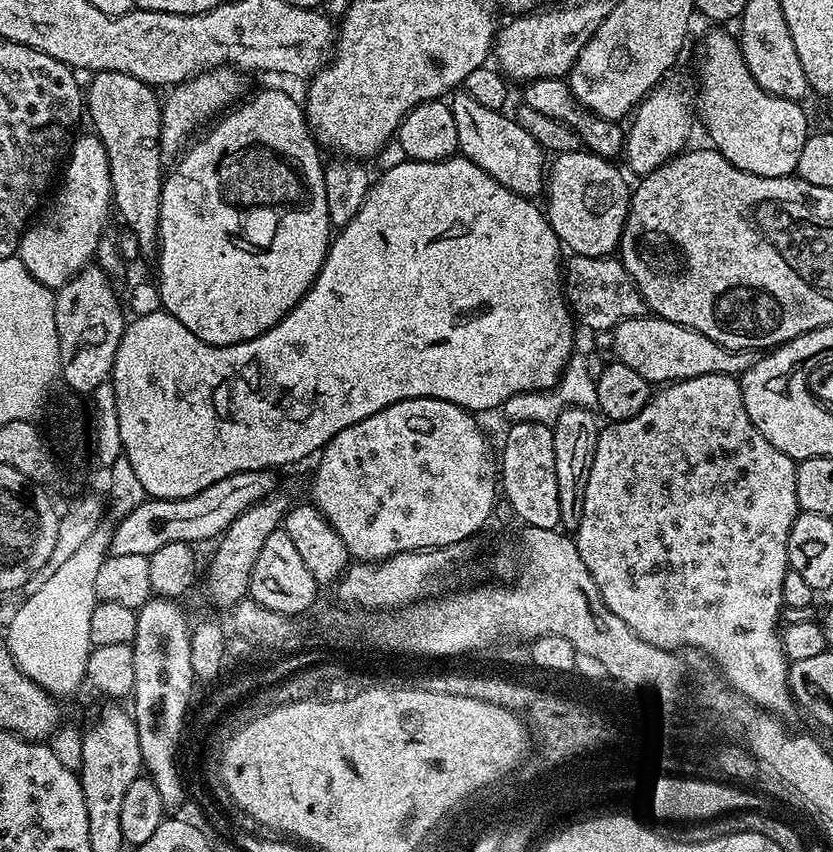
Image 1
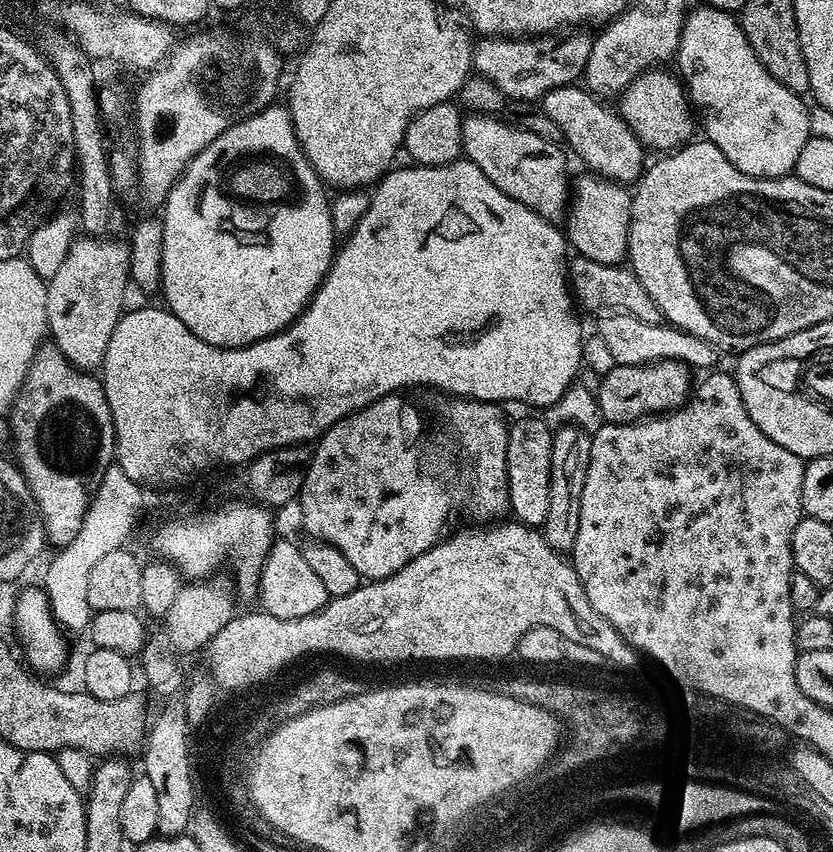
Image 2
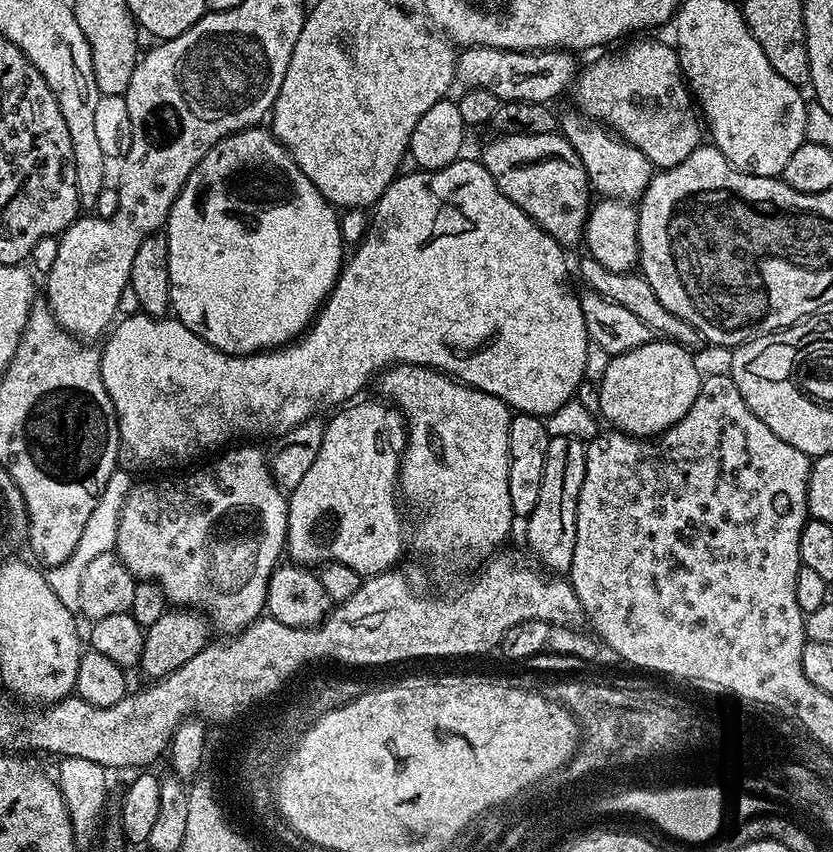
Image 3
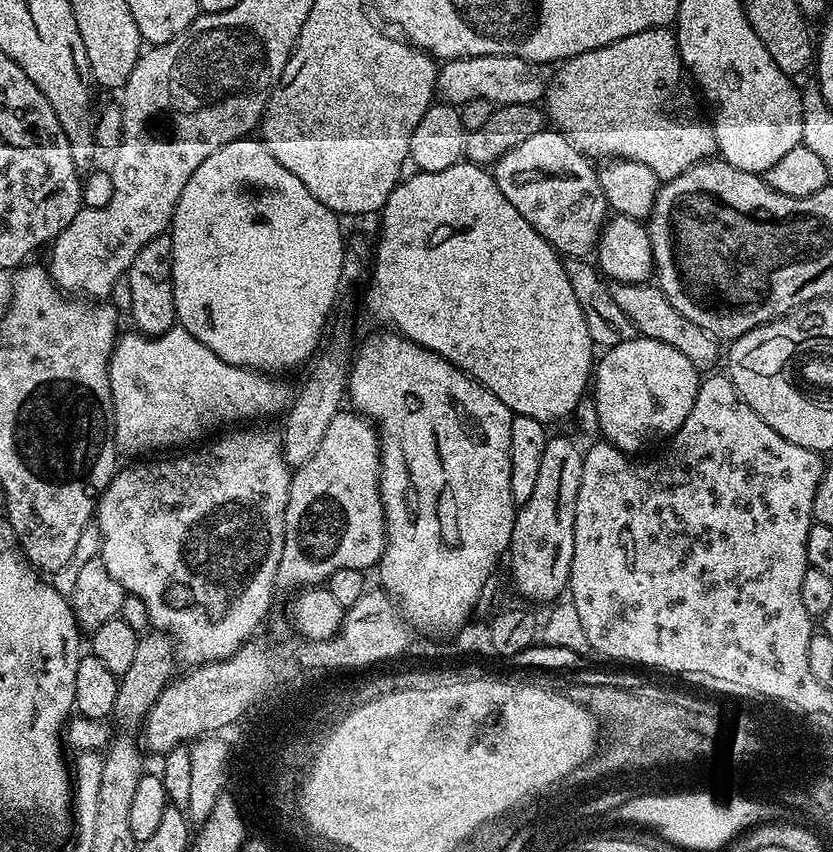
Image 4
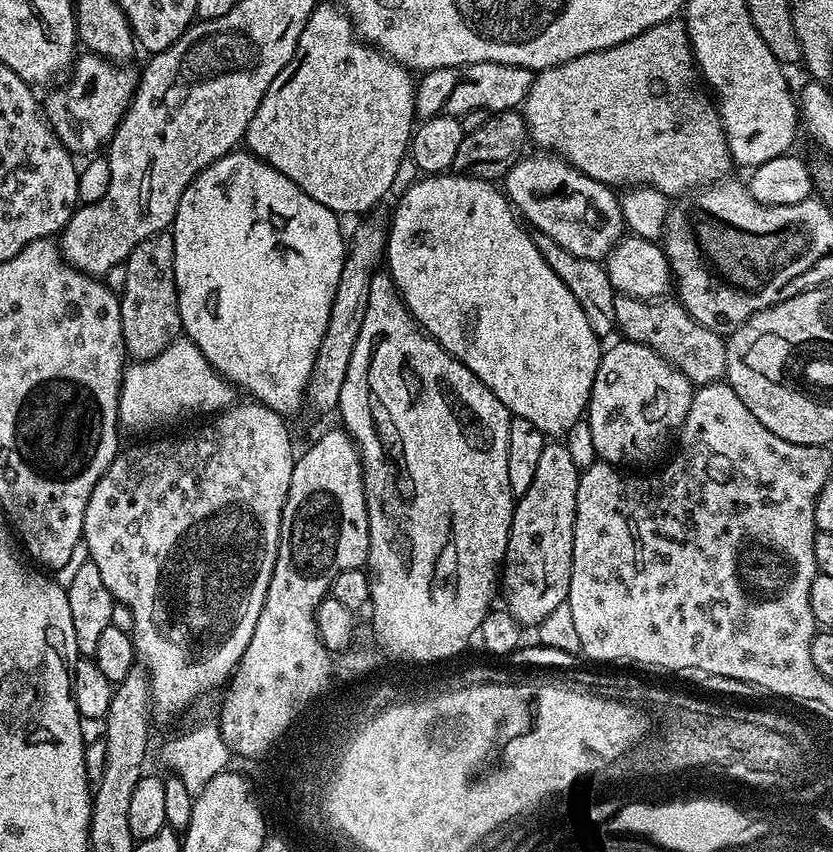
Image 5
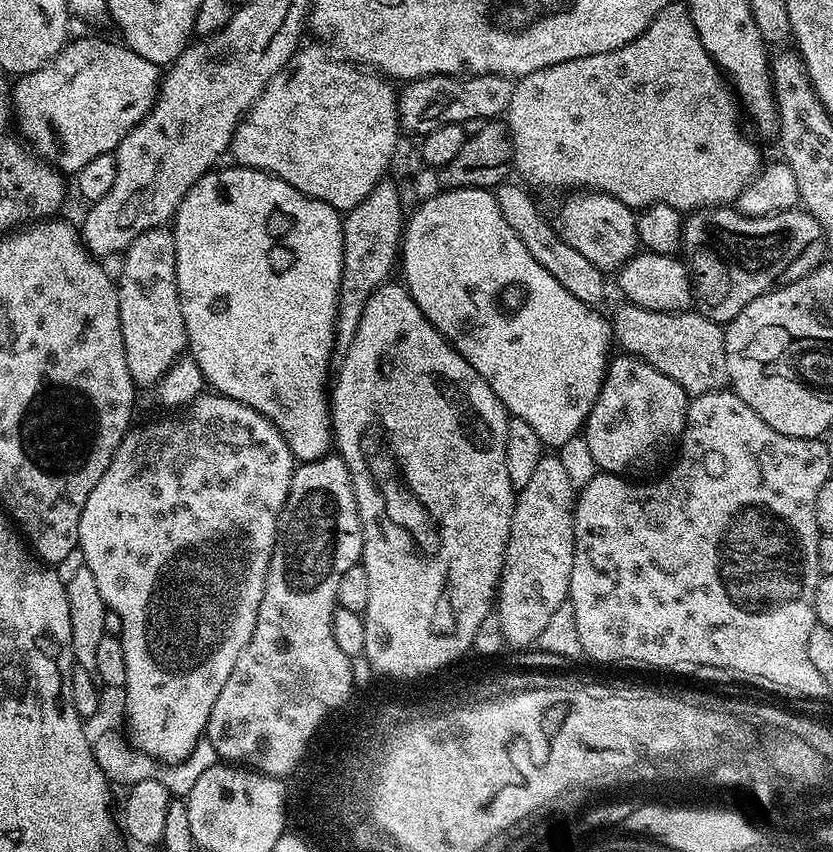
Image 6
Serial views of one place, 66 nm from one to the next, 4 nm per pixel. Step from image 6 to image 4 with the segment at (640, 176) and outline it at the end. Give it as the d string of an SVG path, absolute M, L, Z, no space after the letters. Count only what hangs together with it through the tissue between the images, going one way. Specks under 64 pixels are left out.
M651 28L638 34L614 41L610 46L595 48L563 61L548 81L548 90L542 101L546 116L583 156L600 162L633 160L654 170L654 174L667 182L678 178L690 166L717 155L716 135L711 123L696 105L697 93L686 75L676 49L675 31Z

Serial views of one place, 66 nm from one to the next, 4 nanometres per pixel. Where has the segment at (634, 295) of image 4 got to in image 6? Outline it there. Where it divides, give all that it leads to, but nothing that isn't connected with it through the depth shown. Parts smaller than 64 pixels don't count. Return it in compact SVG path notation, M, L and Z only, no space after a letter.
M621 303L621 308L613 316L610 316L612 338L617 345L620 344L625 353L637 356L639 360L645 360L654 370L662 370L666 378L674 378L682 390L686 390L689 397L710 394L711 392L723 392L729 387L728 367L726 366L726 346L724 345L724 328L721 325L710 322L710 318L703 316L695 310L682 312L659 312L658 310L646 310L637 304Z

